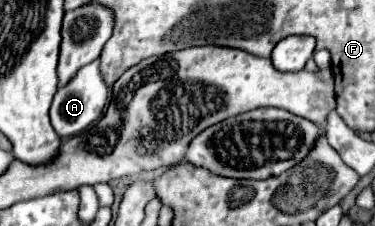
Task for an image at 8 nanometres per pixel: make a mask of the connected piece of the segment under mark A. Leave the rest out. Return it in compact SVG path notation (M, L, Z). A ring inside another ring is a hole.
M94 61L82 67L78 75L68 85L58 89L58 93L54 95L54 101L50 107L50 119L52 119L54 131L64 139L80 135L84 129L88 129L92 123L96 123L102 117L106 101L108 101L108 87L100 75L98 61Z

